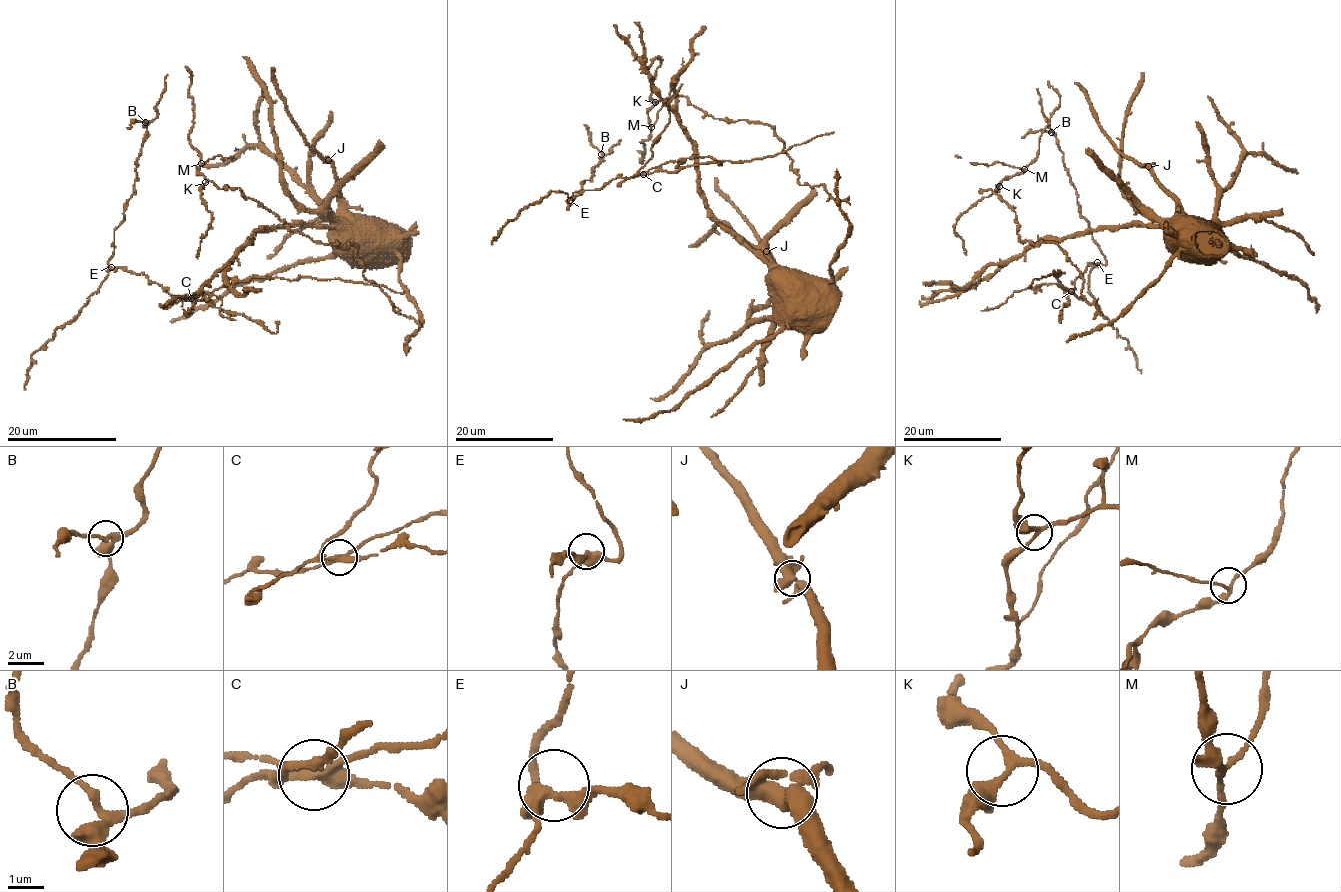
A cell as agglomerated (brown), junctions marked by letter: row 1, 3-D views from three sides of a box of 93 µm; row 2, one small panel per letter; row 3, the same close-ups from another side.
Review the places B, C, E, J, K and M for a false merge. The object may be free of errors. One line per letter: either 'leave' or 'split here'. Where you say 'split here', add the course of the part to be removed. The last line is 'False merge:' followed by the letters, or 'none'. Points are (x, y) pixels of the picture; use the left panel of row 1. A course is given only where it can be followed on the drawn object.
B: leave
C: split here; course (192, 298), (237, 282), (248, 282), (252, 277), (350, 280), (382, 284), (403, 294)
E: leave
J: leave
K: leave
M: leave
False merge: C

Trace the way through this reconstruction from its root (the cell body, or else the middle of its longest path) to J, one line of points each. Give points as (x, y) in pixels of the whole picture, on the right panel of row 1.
J: (1173, 227), (1177, 202), (1147, 166)

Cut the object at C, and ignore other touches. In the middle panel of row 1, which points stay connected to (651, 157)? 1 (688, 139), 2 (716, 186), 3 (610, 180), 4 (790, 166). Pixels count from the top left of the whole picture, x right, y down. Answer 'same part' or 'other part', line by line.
1: other part
2: other part
3: other part
4: other part

